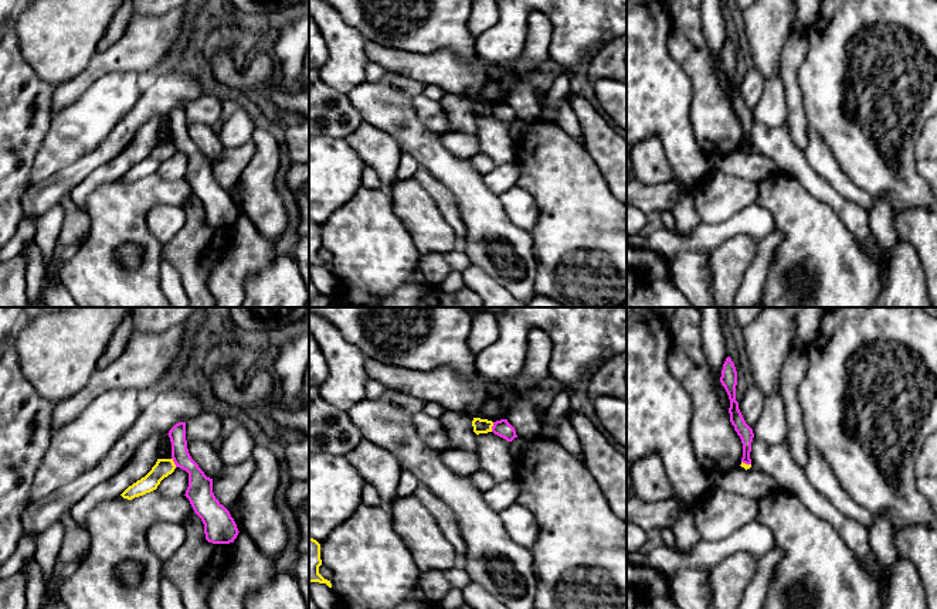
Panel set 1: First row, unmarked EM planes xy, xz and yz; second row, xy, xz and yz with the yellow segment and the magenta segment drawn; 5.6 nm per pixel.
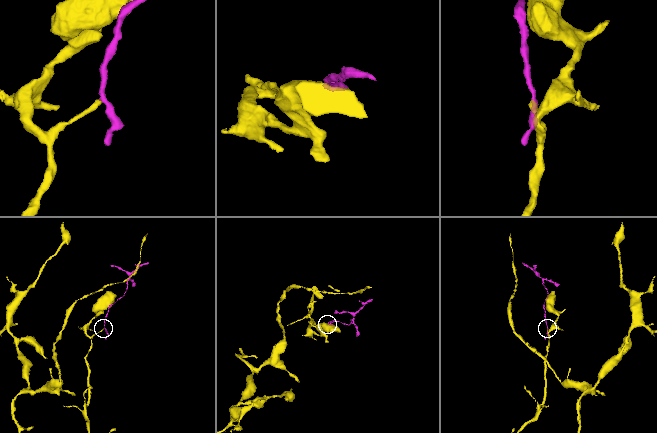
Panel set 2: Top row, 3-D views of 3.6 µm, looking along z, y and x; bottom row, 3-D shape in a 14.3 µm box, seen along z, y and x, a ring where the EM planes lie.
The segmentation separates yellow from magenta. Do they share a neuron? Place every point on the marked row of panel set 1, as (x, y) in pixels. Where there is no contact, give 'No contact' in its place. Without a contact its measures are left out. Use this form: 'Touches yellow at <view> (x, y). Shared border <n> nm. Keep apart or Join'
Touches yellow at xz (492, 425). Shared border 60 nm. Keep apart

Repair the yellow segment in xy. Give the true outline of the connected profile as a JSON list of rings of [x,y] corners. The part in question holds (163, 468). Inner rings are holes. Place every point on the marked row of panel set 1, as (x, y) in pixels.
[[[157,459],[152,470],[145,477],[129,486],[120,496],[123,499],[132,500],[135,497],[150,493],[156,490],[160,482],[172,474],[174,469],[176,465],[173,459]]]

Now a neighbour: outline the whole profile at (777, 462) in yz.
[[[753,438],[750,459],[751,466],[771,476],[778,489],[794,493],[811,513],[829,521],[858,559],[873,554],[868,527],[841,513],[814,489],[787,442],[770,446]]]

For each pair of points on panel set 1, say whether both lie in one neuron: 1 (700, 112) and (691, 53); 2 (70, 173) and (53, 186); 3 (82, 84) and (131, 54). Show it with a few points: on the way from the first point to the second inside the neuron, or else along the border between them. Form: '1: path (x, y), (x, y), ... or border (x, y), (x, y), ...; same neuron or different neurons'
1: path (700, 98), (699, 67); same neuron
2: path (65, 177), (57, 186); same neuron
3: path (94, 71), (102, 63), (118, 57); same neuron

